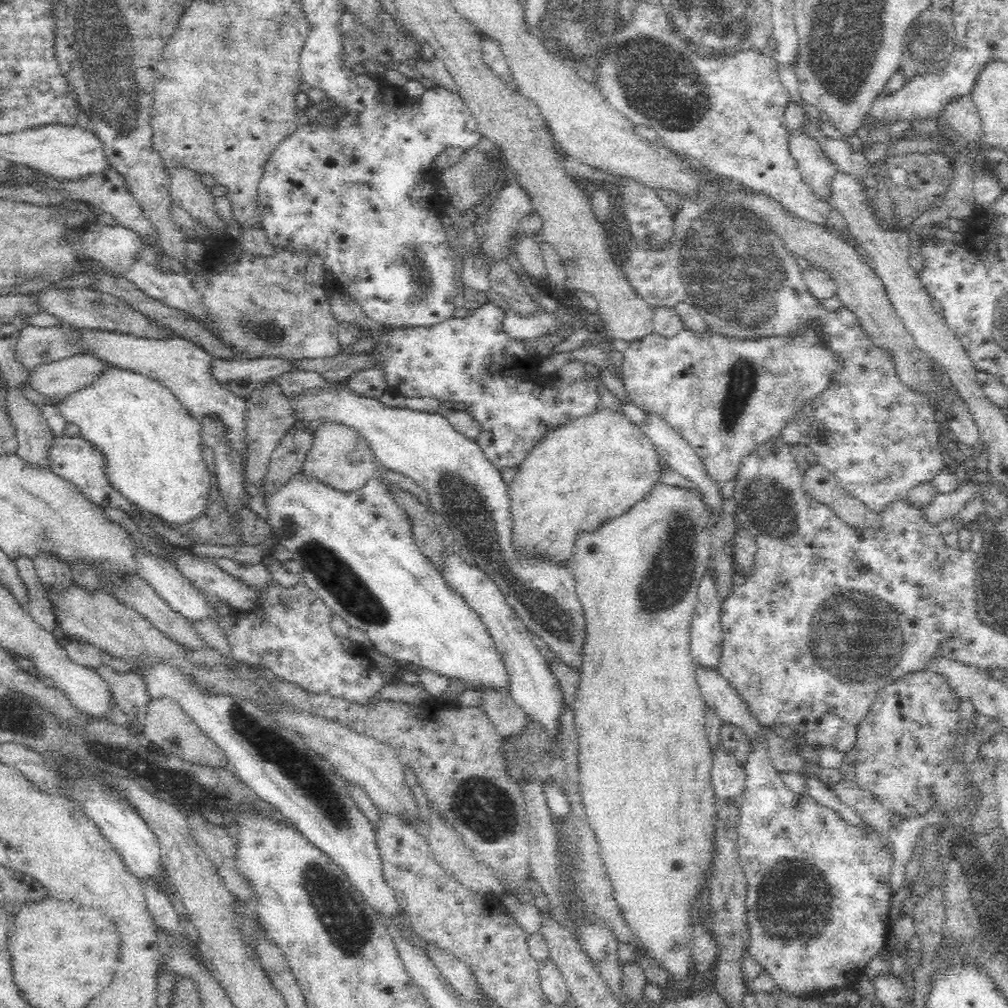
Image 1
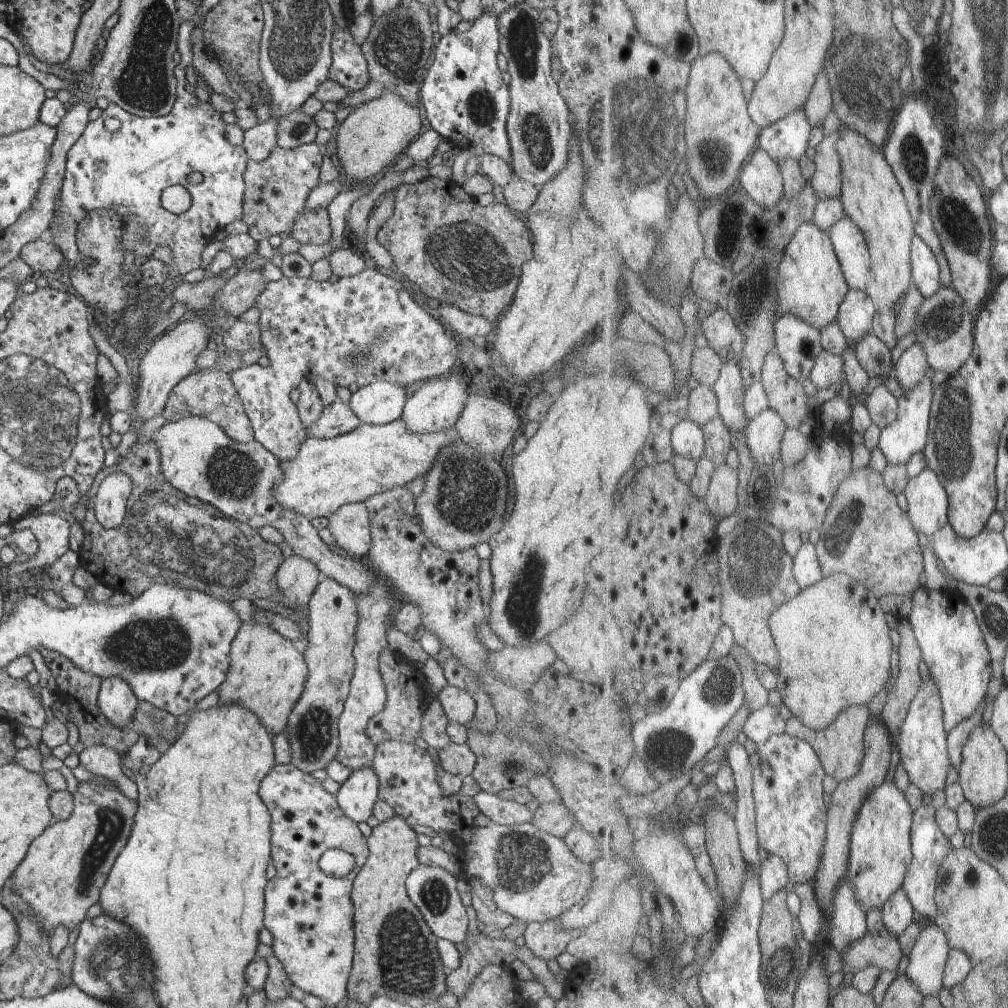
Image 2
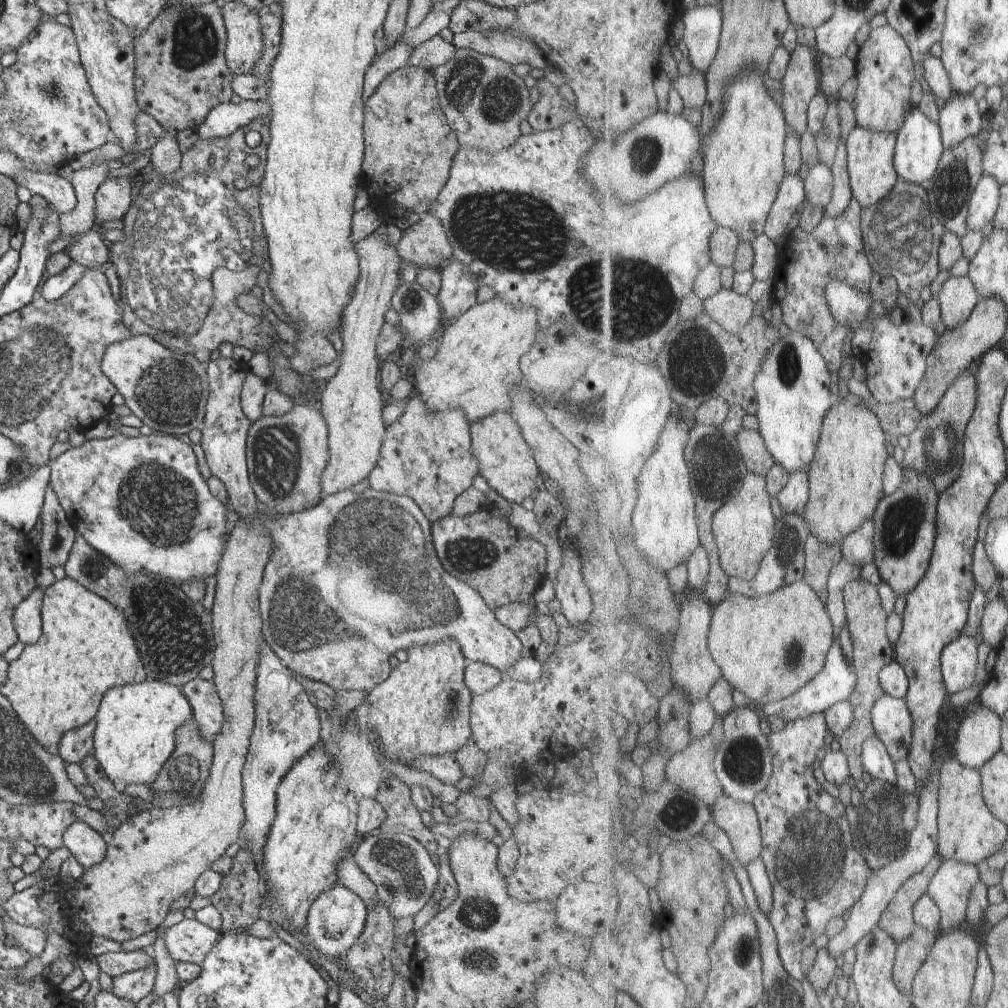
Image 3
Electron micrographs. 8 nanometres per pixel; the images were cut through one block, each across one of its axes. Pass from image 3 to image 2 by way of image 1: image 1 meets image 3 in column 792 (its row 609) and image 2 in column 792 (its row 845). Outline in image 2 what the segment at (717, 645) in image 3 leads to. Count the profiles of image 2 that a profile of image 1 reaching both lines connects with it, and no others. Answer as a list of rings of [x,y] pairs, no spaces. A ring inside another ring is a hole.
[[[837,573],[802,589],[797,598],[783,604],[771,617],[770,627],[781,658],[777,690],[792,714],[809,728],[829,728],[841,712],[853,705],[868,705],[887,688],[893,668],[893,638],[885,613],[880,598],[870,588],[854,576]]]

